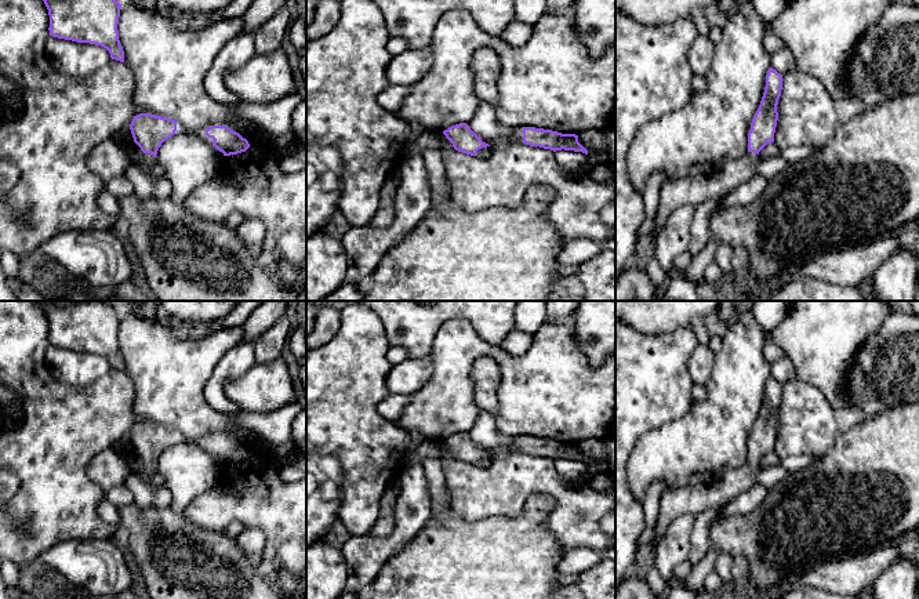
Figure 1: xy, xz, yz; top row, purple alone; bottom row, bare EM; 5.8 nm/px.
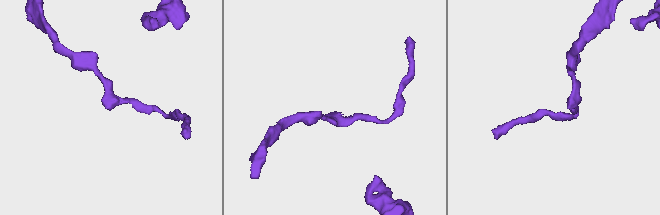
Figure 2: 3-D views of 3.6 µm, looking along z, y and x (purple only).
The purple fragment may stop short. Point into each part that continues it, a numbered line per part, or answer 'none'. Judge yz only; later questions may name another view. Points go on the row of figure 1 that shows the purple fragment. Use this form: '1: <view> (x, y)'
1: yz (694, 191)

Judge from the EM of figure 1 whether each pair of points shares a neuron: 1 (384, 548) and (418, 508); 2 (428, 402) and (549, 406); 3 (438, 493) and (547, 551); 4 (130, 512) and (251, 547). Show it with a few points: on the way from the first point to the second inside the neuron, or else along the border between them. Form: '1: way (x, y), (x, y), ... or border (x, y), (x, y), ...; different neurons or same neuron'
1: way (393, 540), (407, 526), (410, 518); same neuron
2: way (456, 371), (476, 351), (491, 351), (519, 377); same neuron
3: border (449, 508), (431, 516); different neurons
4: border (235, 538), (247, 554), (258, 558); different neurons

